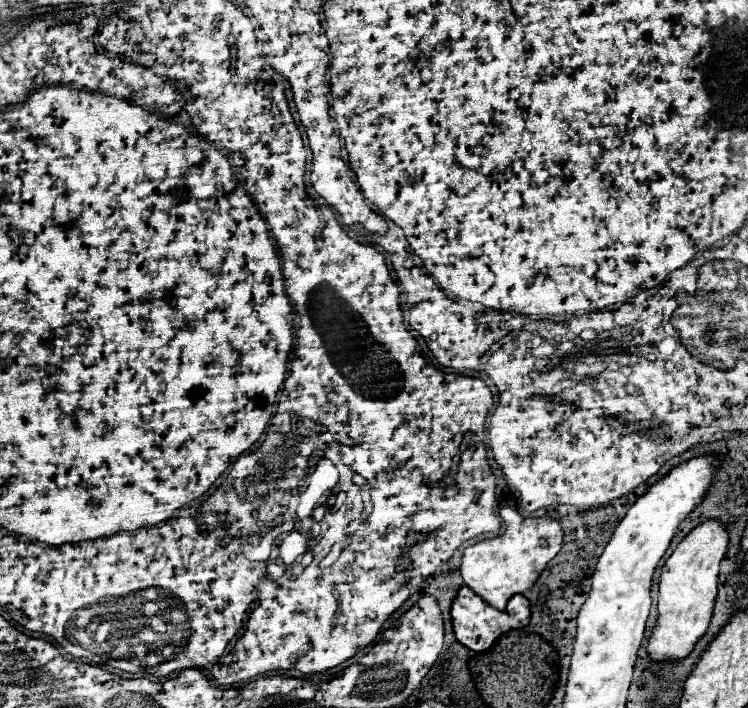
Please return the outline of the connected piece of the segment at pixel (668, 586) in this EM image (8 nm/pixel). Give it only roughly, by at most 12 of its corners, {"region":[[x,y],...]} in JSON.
{"region":[[705,521],[661,567],[647,653],[679,663],[713,617],[729,535]]}

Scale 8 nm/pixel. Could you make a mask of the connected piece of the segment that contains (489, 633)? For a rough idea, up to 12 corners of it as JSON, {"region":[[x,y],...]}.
{"region":[[461,587],[451,617],[457,641],[487,651],[527,627],[531,605],[515,595],[505,611]]}

